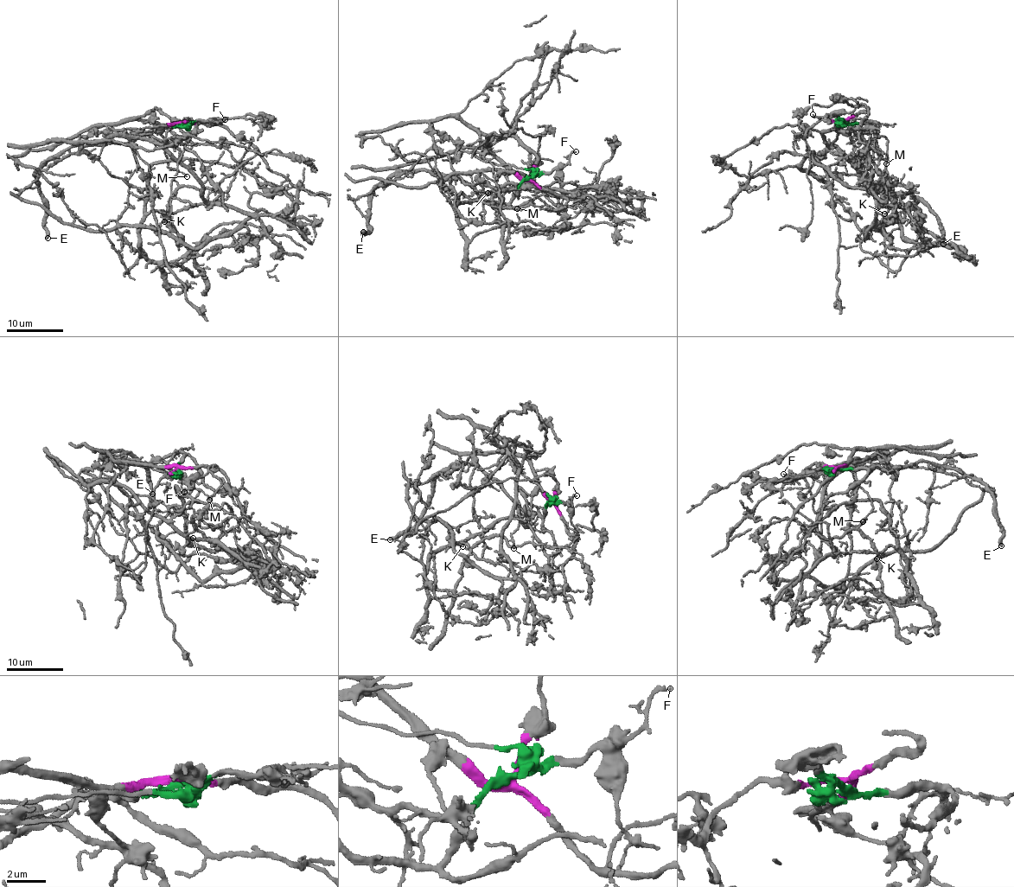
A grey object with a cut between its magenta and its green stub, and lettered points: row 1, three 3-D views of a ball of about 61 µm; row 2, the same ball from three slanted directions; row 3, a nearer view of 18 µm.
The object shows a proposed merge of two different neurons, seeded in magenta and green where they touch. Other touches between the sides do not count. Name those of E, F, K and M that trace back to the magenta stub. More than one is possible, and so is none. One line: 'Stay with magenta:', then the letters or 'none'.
Stay with magenta: K, M

